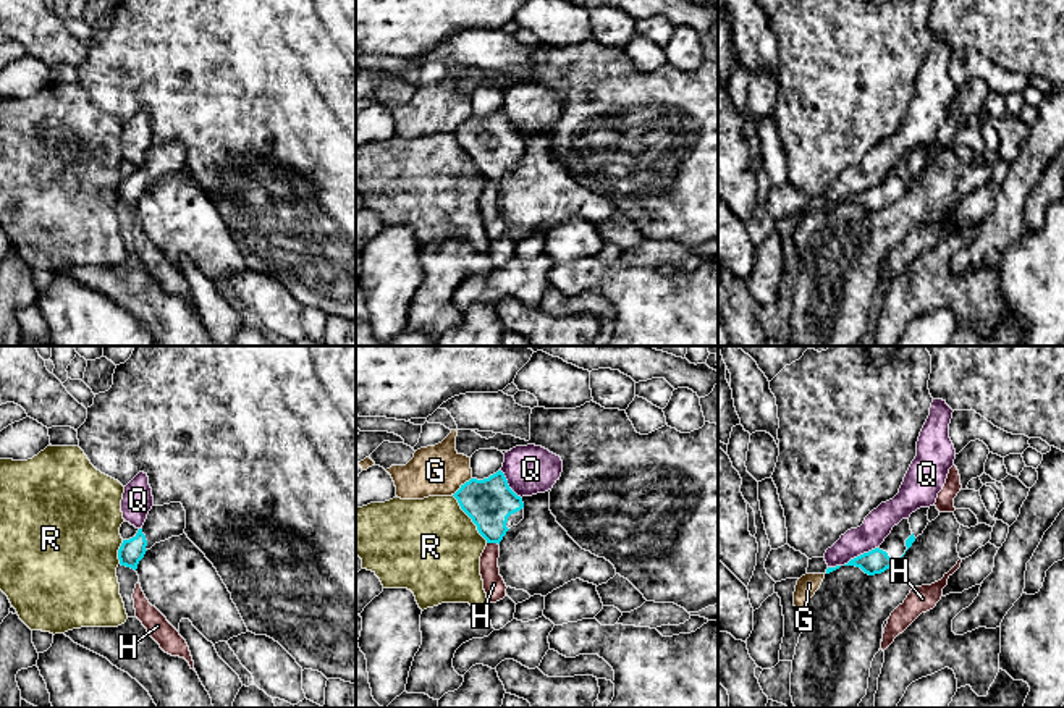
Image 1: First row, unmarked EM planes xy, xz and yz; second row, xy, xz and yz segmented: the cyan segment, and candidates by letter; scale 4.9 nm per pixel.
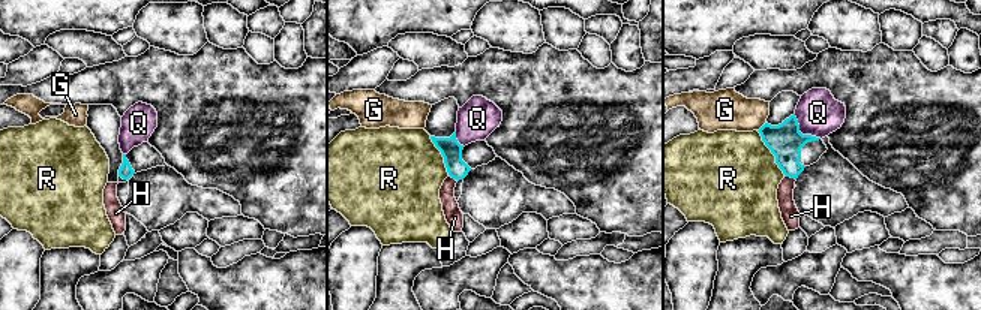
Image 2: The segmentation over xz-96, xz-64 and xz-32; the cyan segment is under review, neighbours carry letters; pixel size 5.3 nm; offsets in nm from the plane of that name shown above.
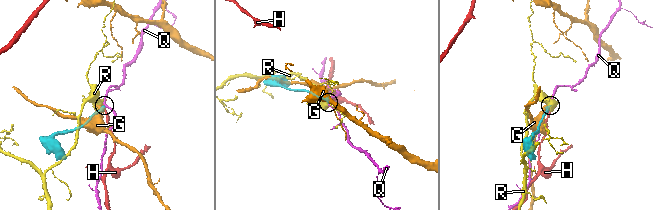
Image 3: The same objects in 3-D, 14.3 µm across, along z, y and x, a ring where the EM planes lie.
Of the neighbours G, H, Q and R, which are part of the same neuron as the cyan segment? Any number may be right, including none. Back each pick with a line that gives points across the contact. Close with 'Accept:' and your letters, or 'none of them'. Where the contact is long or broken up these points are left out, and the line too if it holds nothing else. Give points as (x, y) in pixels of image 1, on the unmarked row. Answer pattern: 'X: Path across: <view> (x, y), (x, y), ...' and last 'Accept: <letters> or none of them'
Accept: none of them

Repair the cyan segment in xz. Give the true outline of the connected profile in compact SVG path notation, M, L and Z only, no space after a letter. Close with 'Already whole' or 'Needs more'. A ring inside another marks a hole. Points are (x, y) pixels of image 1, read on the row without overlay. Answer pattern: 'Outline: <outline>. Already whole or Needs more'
Outline: M501 108L488 116L471 116L453 133L487 181L498 181L524 157L524 141Z. Needs more

